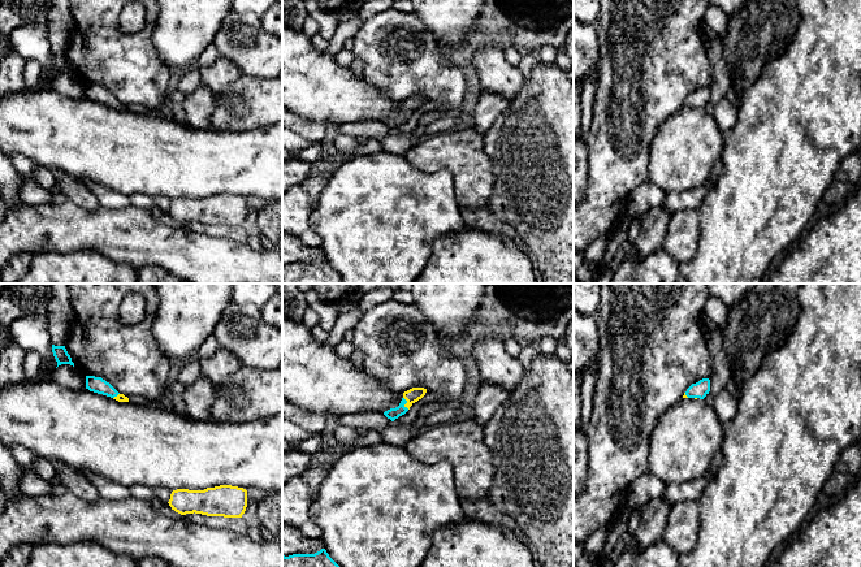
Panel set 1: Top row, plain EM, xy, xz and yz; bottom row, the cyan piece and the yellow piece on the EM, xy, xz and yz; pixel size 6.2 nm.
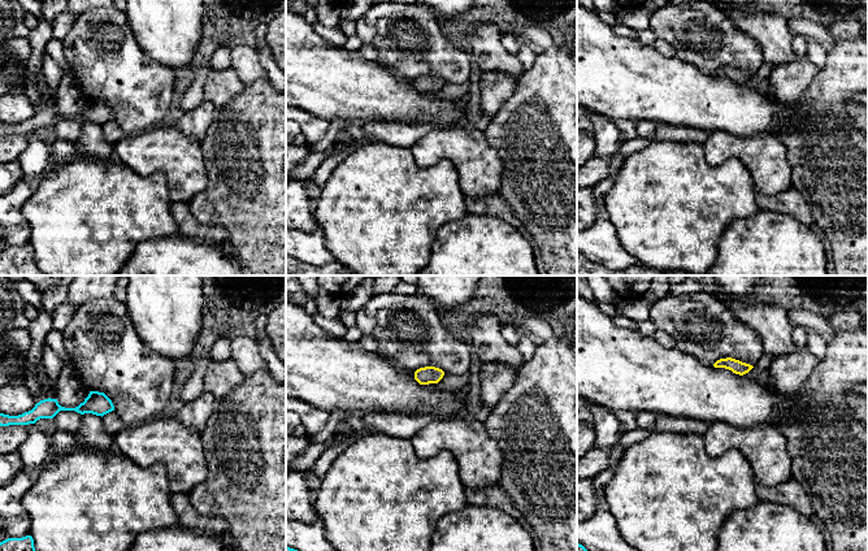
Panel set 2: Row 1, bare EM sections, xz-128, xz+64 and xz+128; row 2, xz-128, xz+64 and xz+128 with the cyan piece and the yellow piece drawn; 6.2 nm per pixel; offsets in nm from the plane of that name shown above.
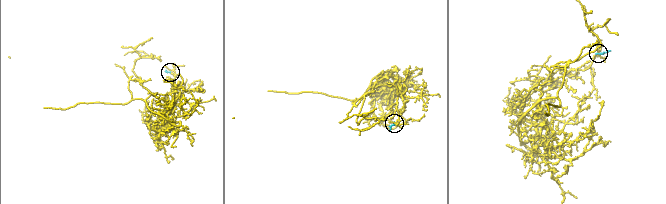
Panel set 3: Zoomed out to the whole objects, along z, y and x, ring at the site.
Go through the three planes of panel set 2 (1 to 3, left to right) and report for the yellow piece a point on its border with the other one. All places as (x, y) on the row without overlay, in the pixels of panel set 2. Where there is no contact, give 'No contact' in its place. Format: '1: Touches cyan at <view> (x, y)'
1: No contact
2: No contact
3: No contact

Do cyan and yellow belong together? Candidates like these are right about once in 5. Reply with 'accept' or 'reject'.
reject

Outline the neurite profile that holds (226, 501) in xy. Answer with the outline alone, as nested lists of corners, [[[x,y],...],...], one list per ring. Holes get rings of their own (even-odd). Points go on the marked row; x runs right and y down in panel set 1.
[[[232,485],[204,490],[177,489],[172,492],[168,503],[181,515],[195,512],[207,516],[242,518],[247,507],[247,490]]]

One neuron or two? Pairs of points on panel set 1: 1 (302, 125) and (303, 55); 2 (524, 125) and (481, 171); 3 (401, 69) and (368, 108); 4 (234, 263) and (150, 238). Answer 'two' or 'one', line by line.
1: two
2: two
3: two
4: one

